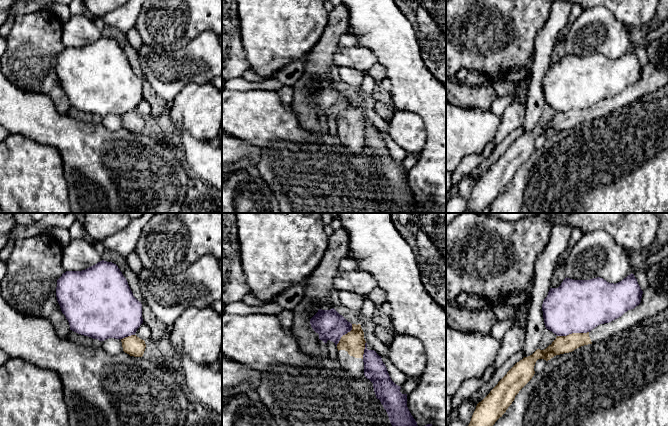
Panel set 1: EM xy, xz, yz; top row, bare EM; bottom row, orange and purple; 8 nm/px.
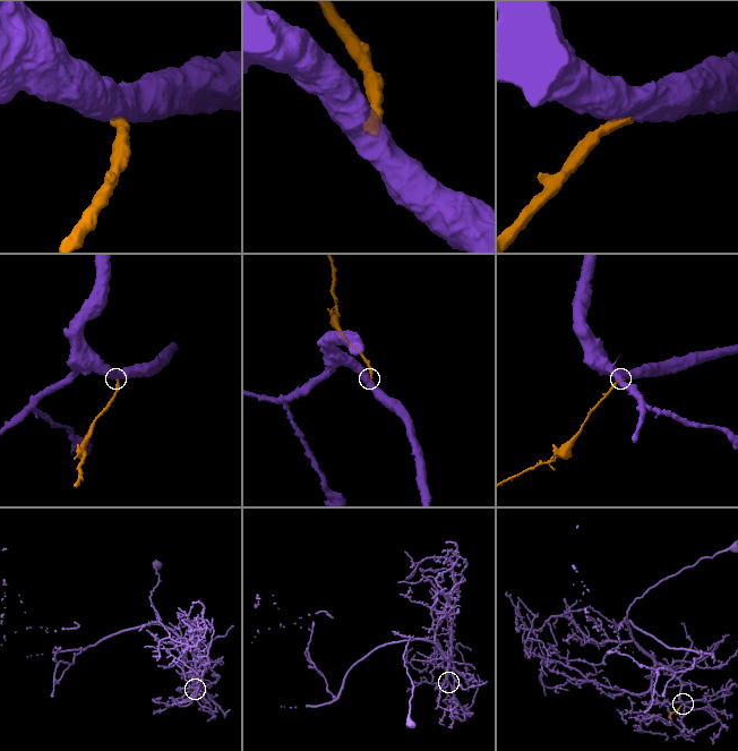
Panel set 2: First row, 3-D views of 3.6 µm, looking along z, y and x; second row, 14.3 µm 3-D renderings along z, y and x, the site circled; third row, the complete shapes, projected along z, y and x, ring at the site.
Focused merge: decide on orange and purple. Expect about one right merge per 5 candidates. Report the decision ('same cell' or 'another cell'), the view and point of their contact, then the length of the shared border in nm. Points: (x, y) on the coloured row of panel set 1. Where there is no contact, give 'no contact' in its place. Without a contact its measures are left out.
another cell | yz (572, 333) | 260 nm

